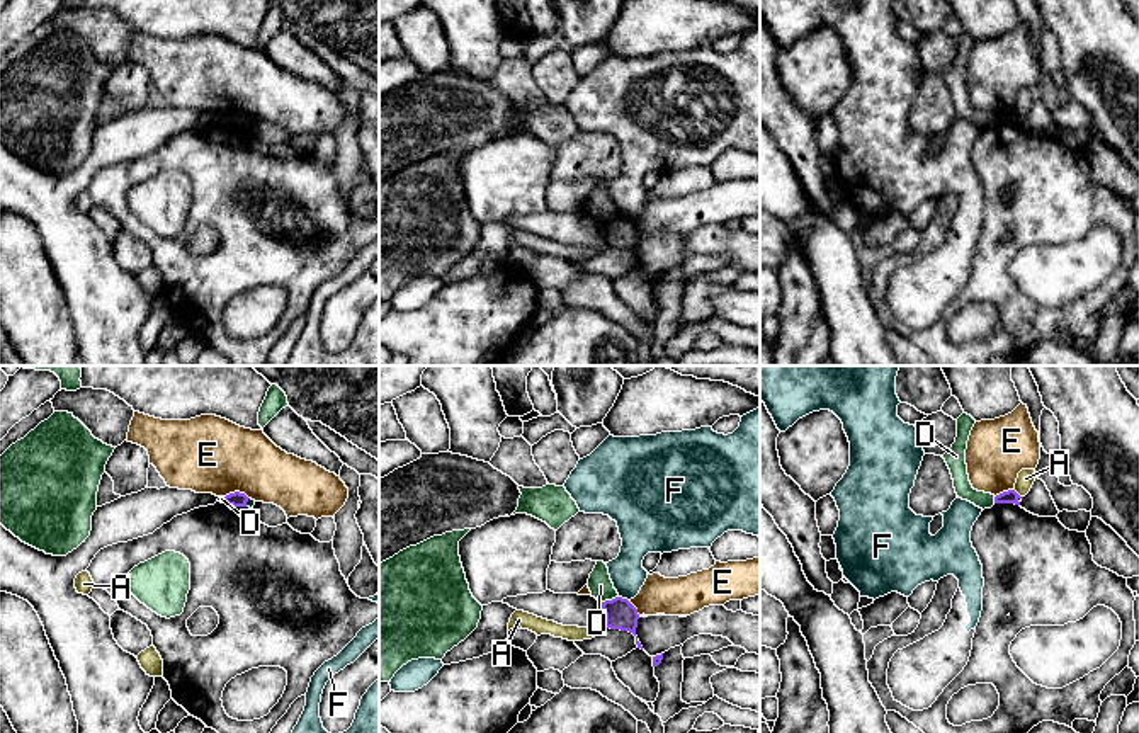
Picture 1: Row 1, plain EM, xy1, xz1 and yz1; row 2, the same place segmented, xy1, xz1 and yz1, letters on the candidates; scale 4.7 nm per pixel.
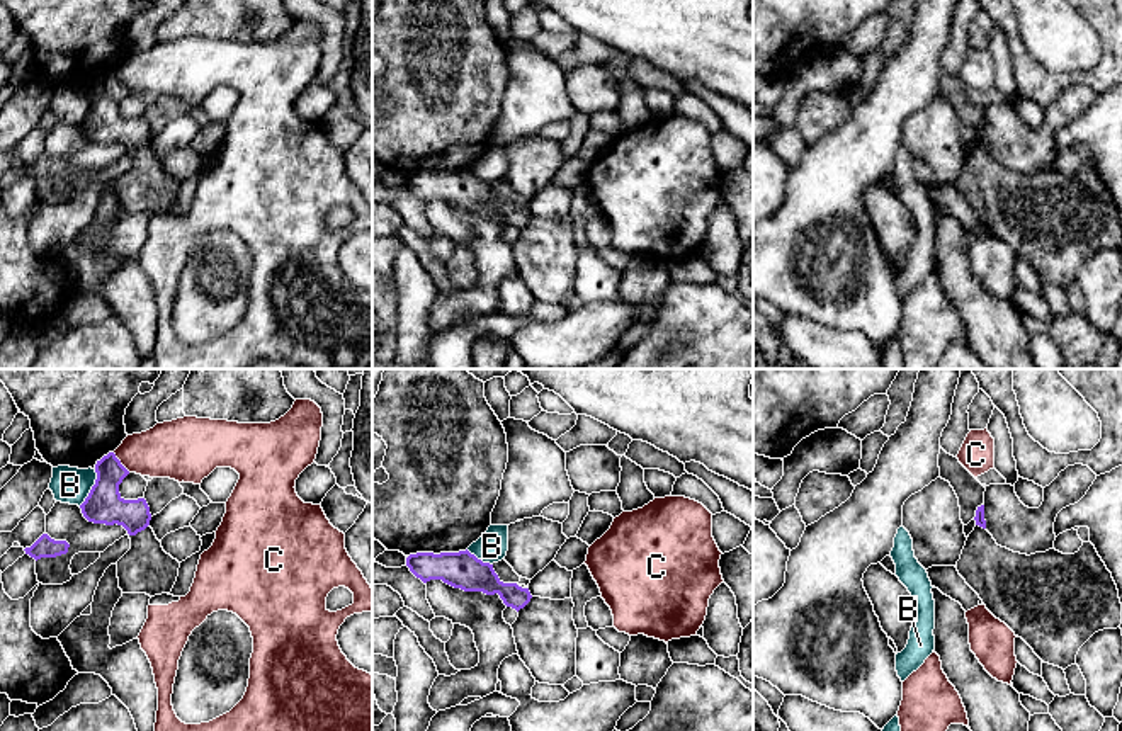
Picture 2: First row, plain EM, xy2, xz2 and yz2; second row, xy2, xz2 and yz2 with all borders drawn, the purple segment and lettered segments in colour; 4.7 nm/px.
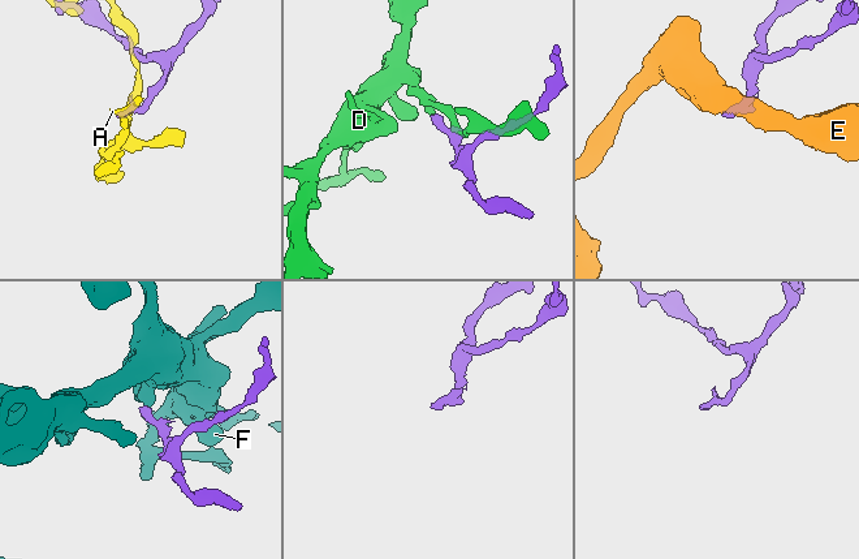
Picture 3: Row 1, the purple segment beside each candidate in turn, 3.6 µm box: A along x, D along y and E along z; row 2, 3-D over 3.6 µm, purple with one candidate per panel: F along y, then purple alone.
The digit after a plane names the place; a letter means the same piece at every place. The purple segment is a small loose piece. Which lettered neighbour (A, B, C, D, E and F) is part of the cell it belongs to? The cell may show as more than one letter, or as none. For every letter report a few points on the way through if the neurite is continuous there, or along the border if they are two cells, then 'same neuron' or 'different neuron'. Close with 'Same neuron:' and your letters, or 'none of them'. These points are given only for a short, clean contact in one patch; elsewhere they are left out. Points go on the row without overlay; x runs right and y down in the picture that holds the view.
A: border along yz1 (1014, 107), (1020, 116); different neuron
B: border along xy2 (96, 89), (96, 102), (79, 124); different neuron
C: border along xy2 (113, 72), (130, 90); different neuron
D: border along xz1 (617, 215), (602, 221); different neuron
E: border along xy1 (225, 114), (243, 111), (249, 116); different neuron
F: border along xz1 (619, 215), (628, 220); different neuron
Same neuron: none of them

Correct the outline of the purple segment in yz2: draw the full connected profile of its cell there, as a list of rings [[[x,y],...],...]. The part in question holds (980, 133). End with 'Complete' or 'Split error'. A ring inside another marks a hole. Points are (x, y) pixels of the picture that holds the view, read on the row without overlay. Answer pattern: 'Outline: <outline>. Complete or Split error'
Outline: [[[984,124],[976,129],[976,146],[957,180],[957,190],[979,214],[986,228],[1022,257],[1049,284],[1066,289],[1076,282],[1080,267],[1098,250],[1122,243],[1122,223],[1112,192],[1091,162],[1078,172],[1020,173],[996,163],[986,150]]]. Split error

